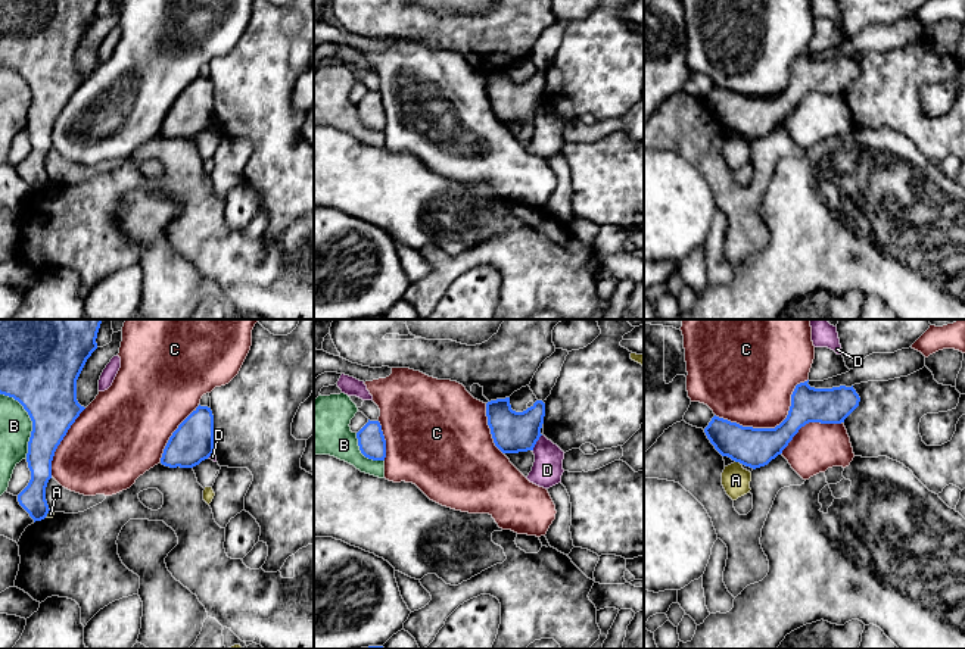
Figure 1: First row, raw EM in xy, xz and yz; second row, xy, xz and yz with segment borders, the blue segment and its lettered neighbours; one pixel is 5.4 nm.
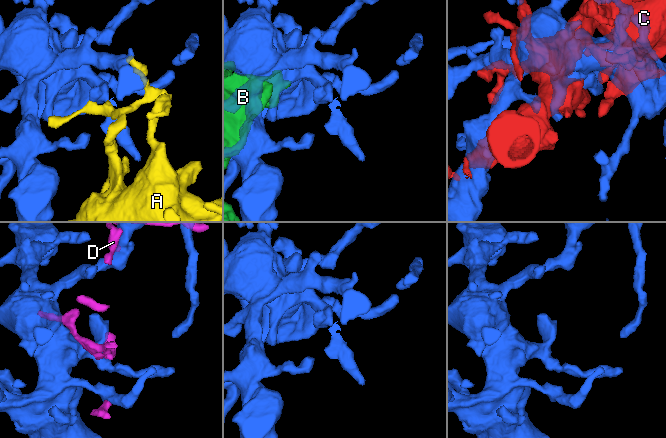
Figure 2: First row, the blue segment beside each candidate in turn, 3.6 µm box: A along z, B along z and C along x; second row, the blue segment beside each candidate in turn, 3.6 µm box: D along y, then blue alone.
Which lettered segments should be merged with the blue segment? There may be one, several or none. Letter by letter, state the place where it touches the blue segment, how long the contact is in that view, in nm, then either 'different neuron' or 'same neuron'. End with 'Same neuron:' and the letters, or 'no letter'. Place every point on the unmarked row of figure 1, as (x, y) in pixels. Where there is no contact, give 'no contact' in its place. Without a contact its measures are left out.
A: yz (738, 131) | 40 nm | same neuron
B: xy (31, 90) | 380 nm | different neuron
C: yz (771, 99) | 550 nm | different neuron
D: xz (535, 114) | 110 nm | different neuron
Same neuron: A

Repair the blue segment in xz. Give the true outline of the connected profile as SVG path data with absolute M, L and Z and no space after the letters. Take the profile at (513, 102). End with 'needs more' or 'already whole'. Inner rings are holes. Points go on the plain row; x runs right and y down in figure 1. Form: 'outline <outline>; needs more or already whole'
outline M510 68L486 74L488 96L495 116L502 124L533 121L545 87L545 74L536 71L523 82L511 79Z; already whole

